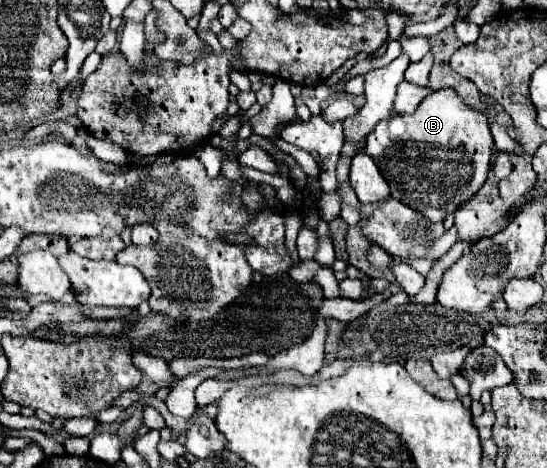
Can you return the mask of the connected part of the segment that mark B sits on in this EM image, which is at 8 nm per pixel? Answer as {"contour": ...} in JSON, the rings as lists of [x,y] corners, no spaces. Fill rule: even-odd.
{"contour":[[[449,88],[433,92],[433,96],[425,98],[411,116],[397,114],[383,120],[365,140],[365,152],[377,164],[379,172],[391,186],[393,196],[397,196],[409,208],[419,210],[431,222],[443,222],[447,214],[457,212],[461,204],[469,202],[479,192],[479,188],[485,184],[493,150],[495,142],[487,116],[479,110],[473,110],[465,100],[461,100],[461,96],[457,96],[457,92]]]}

